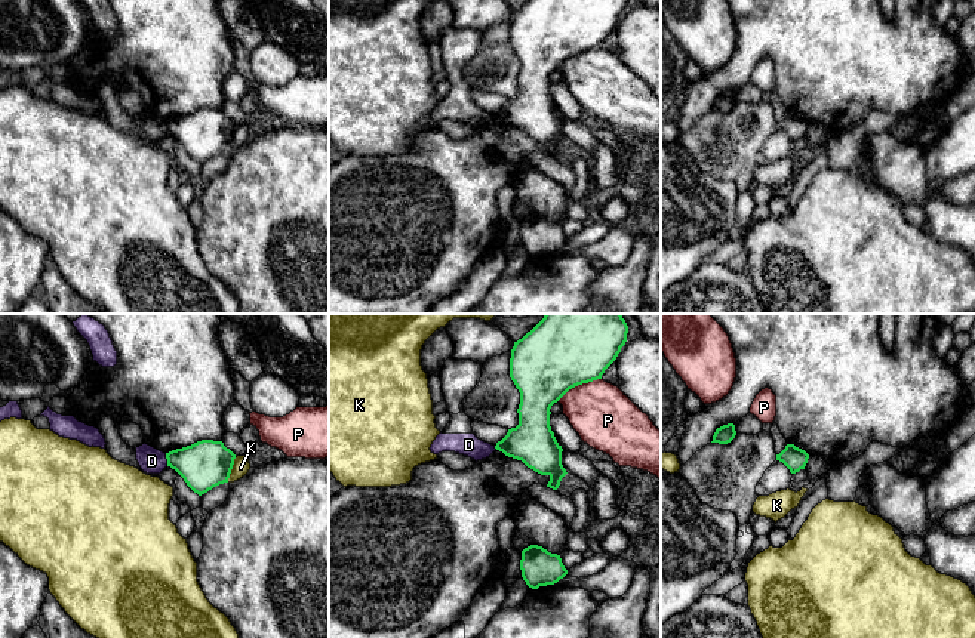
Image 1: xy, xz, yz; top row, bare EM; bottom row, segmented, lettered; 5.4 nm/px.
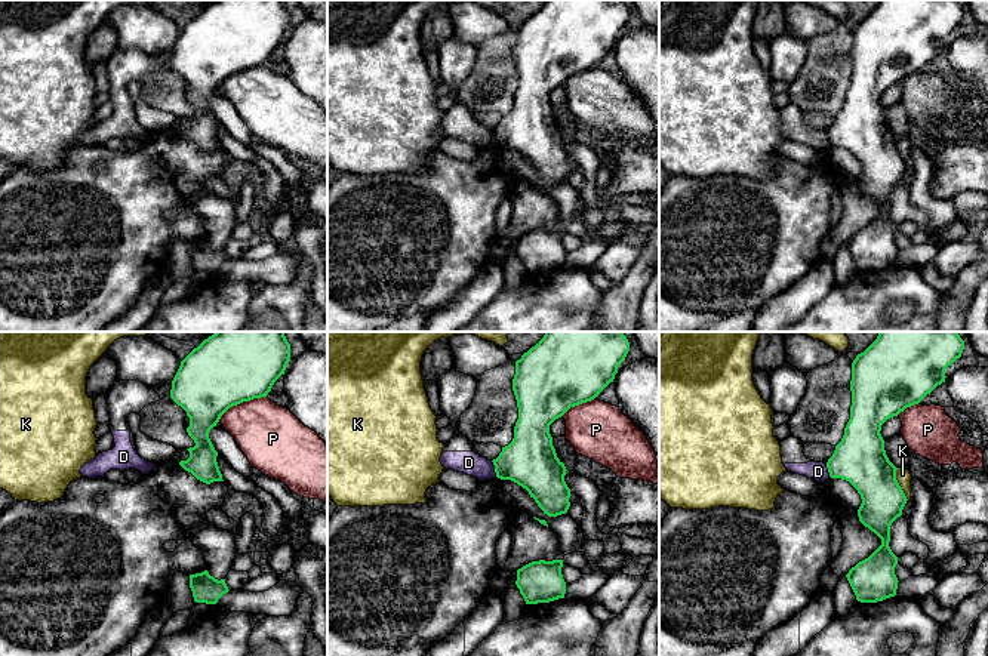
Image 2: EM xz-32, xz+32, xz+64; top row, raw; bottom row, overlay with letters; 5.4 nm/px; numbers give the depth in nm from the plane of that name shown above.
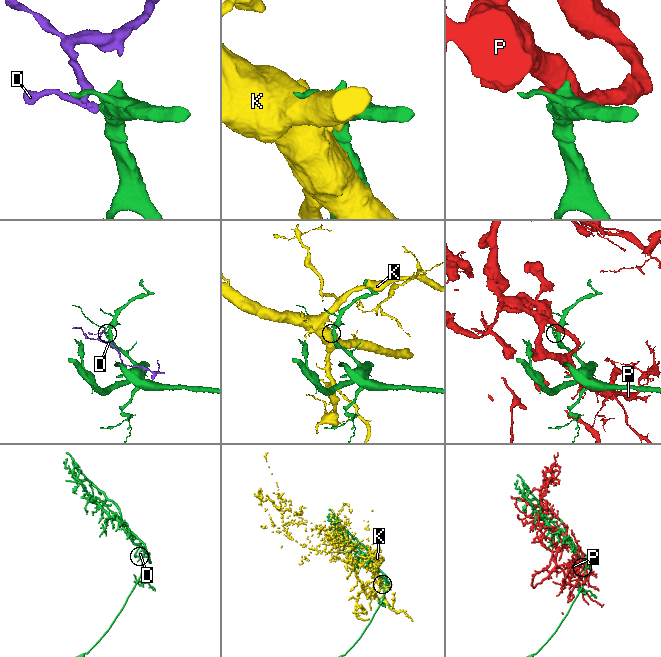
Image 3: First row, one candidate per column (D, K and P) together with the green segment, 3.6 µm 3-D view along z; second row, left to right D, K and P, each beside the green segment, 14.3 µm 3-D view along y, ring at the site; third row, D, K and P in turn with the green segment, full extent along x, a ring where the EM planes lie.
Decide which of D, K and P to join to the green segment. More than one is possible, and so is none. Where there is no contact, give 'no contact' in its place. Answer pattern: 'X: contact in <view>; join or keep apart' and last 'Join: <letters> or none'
D: contact in xy; keep apart
K: contact in xy; keep apart
P: contact in xz; keep apart
Join: none

